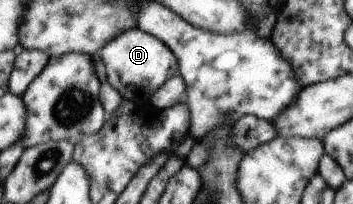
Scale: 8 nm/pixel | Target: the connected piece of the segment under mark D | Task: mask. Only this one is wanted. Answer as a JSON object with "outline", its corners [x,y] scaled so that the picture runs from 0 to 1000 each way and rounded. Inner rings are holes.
{"outline":[[[388,137],[343,157],[343,176],[320,186],[286,235],[283,265],[306,412],[343,461],[346,490],[374,510],[385,510],[397,480],[433,475],[433,451],[445,451],[479,382],[507,363],[510,309],[493,260],[456,196]]]}

